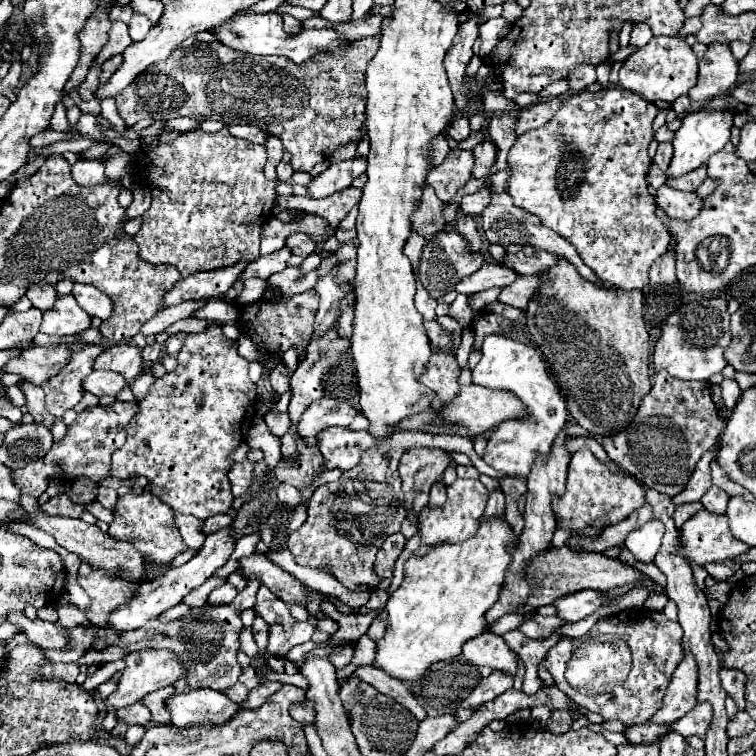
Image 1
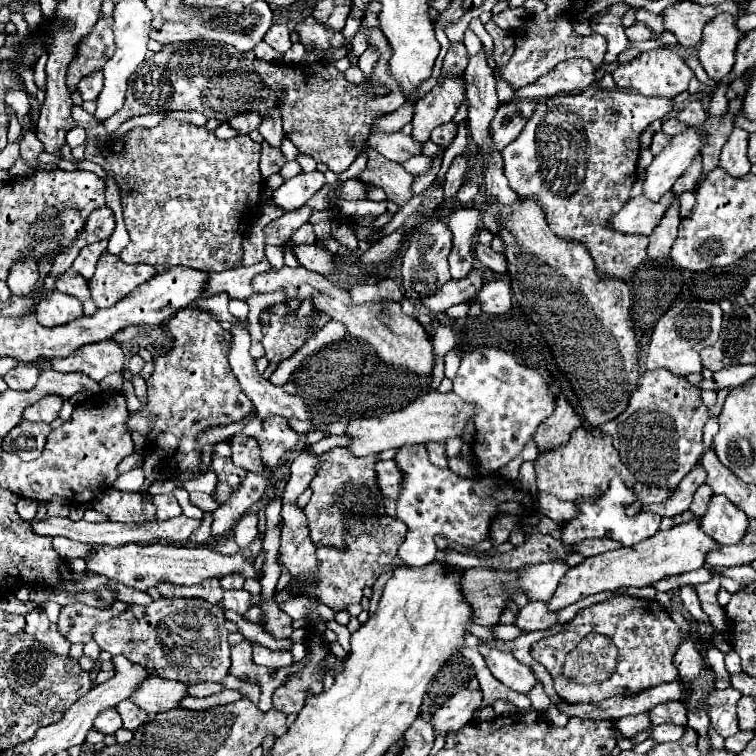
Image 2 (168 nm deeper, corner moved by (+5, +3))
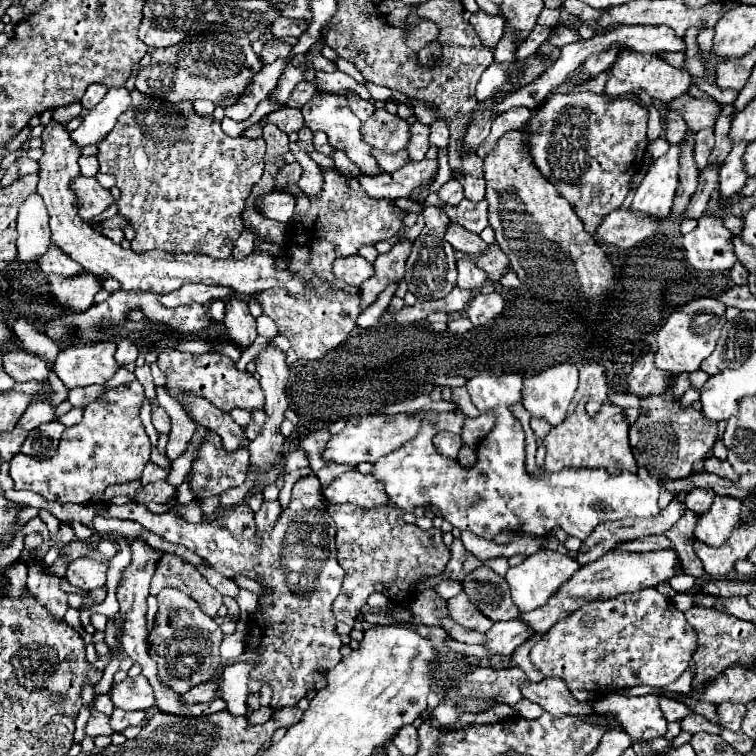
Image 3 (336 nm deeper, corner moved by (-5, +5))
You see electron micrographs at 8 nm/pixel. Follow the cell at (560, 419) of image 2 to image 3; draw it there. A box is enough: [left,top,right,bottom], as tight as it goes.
[570,363,608,415]

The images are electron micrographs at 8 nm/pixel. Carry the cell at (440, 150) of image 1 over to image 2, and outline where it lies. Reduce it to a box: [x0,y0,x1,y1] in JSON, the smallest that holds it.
[368,131,422,163]

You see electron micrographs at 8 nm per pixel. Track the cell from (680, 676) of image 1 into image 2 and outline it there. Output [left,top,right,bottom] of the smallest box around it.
[618,711,652,739]

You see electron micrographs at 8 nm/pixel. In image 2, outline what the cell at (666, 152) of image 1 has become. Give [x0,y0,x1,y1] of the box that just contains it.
[650,131,670,155]

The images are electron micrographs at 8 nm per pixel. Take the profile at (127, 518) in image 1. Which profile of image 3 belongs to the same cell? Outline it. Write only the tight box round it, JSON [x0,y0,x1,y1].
[104,480,141,505]

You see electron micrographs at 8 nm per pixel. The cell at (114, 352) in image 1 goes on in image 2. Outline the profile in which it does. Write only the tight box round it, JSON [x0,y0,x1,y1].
[52,341,126,381]

